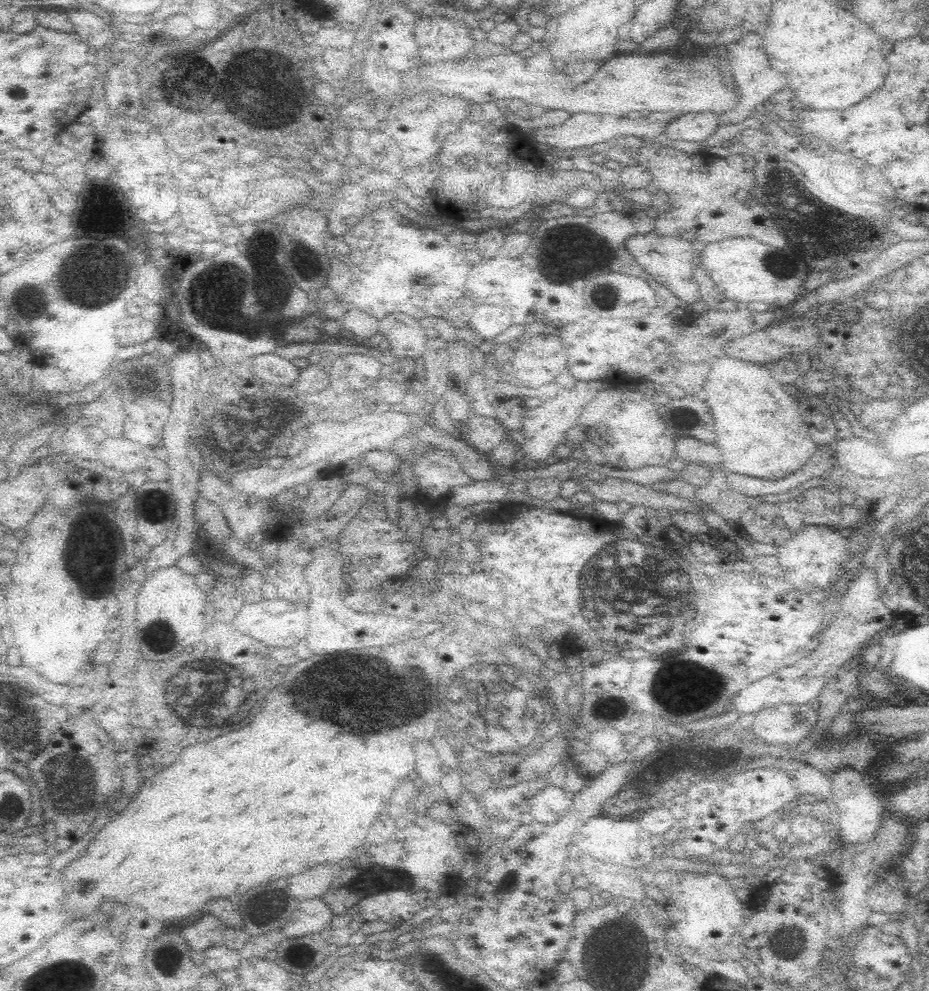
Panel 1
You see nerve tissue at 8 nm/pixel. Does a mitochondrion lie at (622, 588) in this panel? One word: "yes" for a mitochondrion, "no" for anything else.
yes

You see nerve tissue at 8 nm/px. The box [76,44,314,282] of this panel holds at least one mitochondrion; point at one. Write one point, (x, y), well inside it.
(245, 82)

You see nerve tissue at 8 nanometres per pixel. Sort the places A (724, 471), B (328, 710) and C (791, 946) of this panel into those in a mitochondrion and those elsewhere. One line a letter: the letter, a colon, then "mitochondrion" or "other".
A: other
B: mitochondrion
C: mitochondrion

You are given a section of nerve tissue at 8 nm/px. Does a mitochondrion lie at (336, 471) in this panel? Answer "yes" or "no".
no

